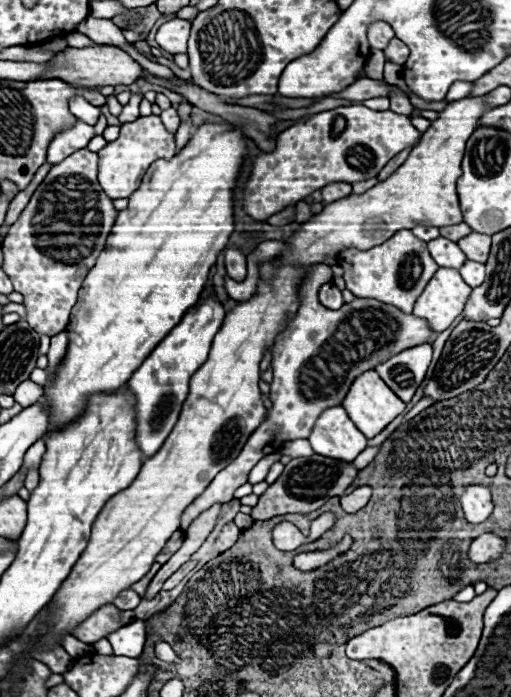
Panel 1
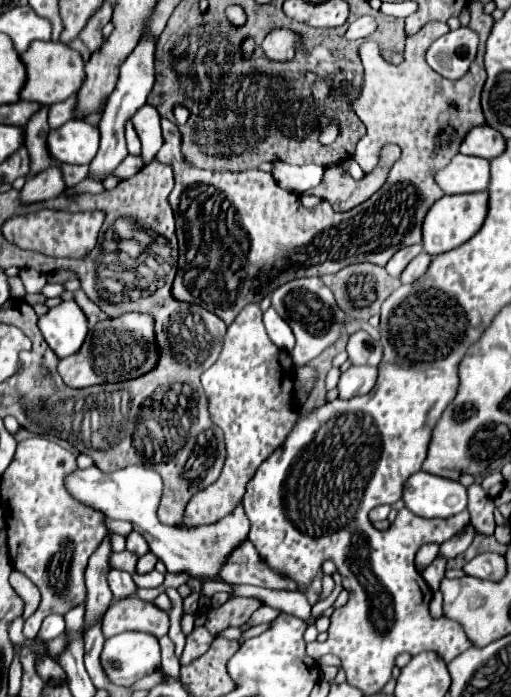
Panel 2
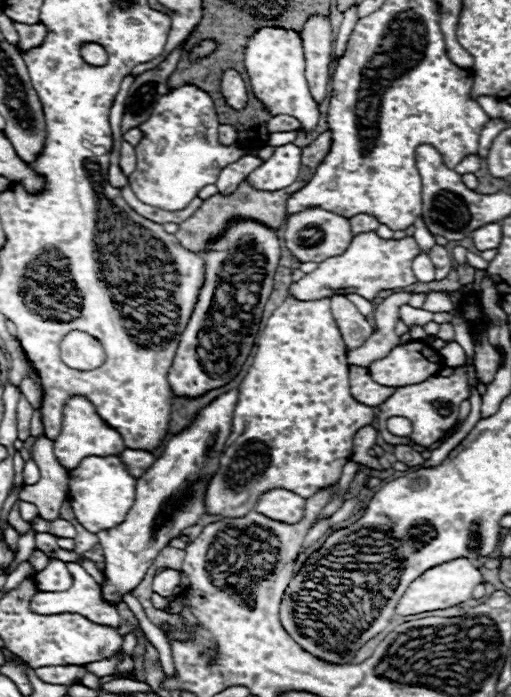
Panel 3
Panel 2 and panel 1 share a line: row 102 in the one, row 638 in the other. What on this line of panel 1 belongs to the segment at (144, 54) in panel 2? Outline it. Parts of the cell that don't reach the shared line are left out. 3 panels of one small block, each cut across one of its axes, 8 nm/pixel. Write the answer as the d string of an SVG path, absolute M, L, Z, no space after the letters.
M134 620L130 626L122 626L120 630L110 632L106 638L112 644L114 655L138 658L144 650L144 642L146 642L144 622Z

